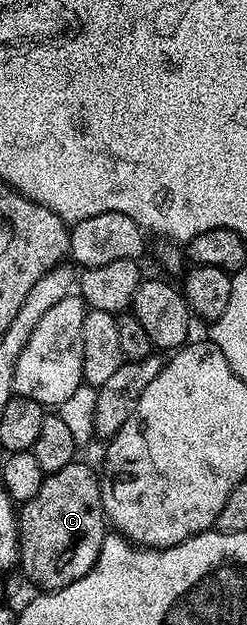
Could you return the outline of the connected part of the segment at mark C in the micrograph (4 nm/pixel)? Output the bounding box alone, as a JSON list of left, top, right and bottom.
[17,460,109,592]

